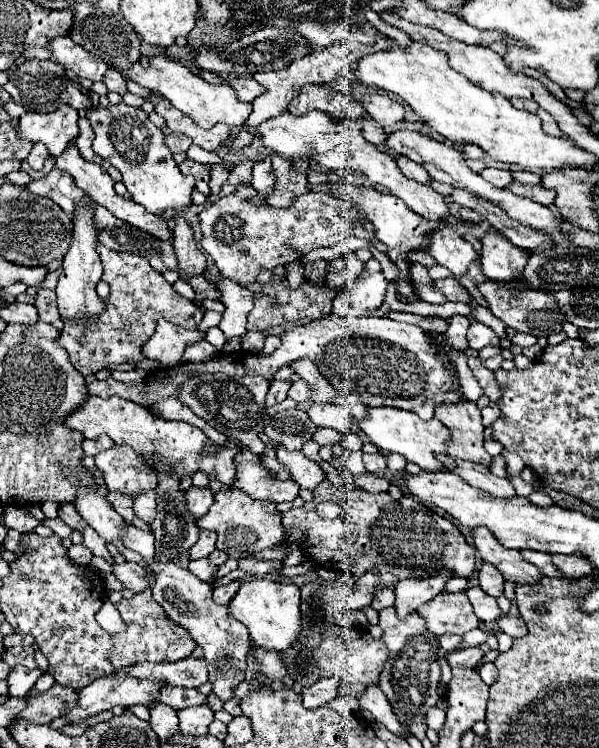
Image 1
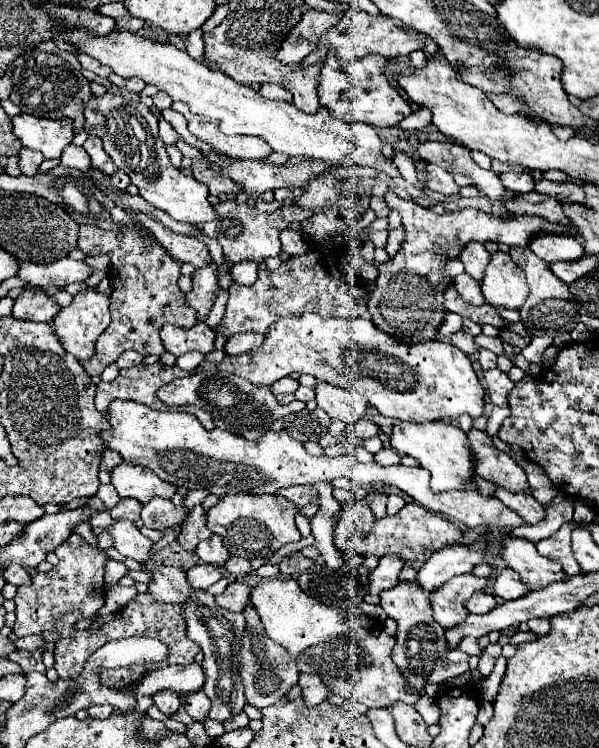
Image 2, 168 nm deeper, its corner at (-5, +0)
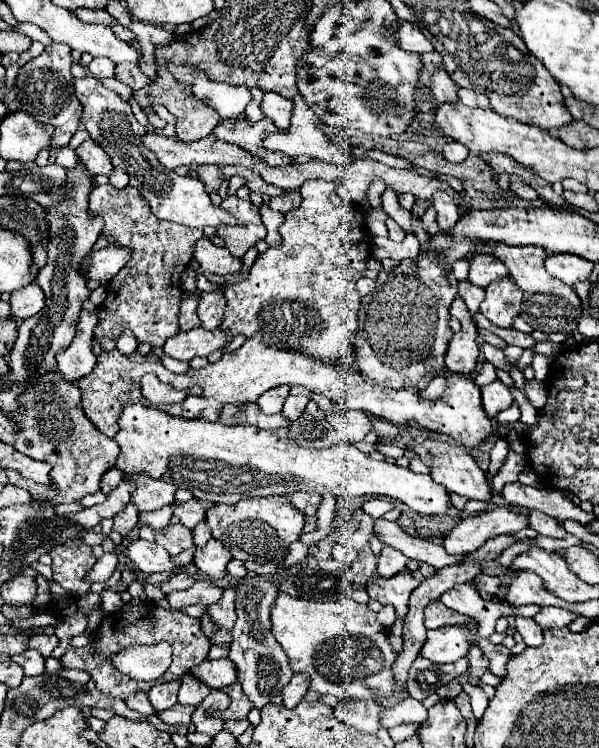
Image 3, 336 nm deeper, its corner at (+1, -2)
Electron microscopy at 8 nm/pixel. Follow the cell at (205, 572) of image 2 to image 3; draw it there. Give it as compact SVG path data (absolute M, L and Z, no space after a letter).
M180 572L180 574L172 574L166 582L162 582L162 584L160 584L160 590L162 590L164 596L168 596L168 594L174 592L174 590L186 590L186 588L190 588L192 584L194 584L194 576Z

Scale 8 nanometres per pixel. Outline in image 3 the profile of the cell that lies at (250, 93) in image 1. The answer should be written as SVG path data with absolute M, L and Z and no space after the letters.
M266 92L264 100L262 100L262 112L272 118L276 122L278 128L286 130L286 126L290 126L290 118L292 118L292 102L282 98L280 94L274 92Z

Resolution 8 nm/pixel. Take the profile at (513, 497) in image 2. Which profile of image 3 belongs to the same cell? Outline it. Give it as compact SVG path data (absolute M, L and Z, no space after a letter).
M530 510L530 528L534 528L538 534L544 534L550 538L566 538L564 526L556 518L552 518L540 510Z

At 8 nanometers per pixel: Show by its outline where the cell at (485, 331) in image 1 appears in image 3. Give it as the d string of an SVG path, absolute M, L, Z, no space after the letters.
M484 344L480 350L482 350L484 358L486 358L490 364L494 364L496 368L502 368L502 370L510 370L510 368L512 368L512 362L510 362L510 358L504 354L502 348L494 348L494 346L490 346L490 344Z

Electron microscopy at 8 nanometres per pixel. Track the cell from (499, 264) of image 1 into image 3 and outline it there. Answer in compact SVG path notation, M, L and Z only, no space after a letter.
M510 278L502 282L492 282L486 288L486 298L480 306L480 312L498 328L512 328L512 320L520 314L522 292Z

